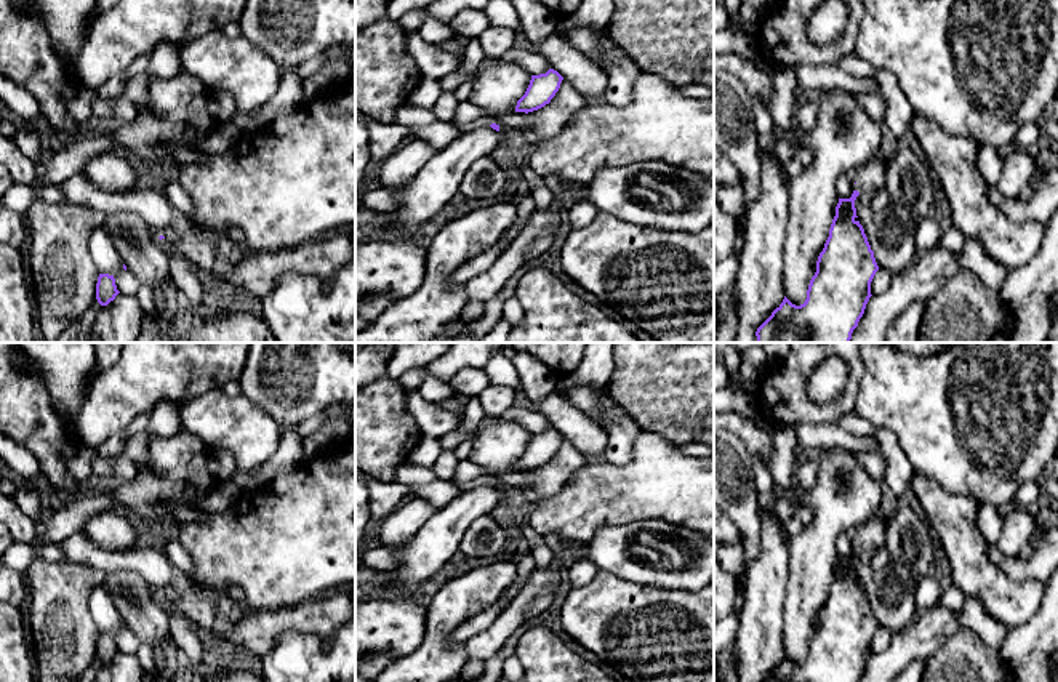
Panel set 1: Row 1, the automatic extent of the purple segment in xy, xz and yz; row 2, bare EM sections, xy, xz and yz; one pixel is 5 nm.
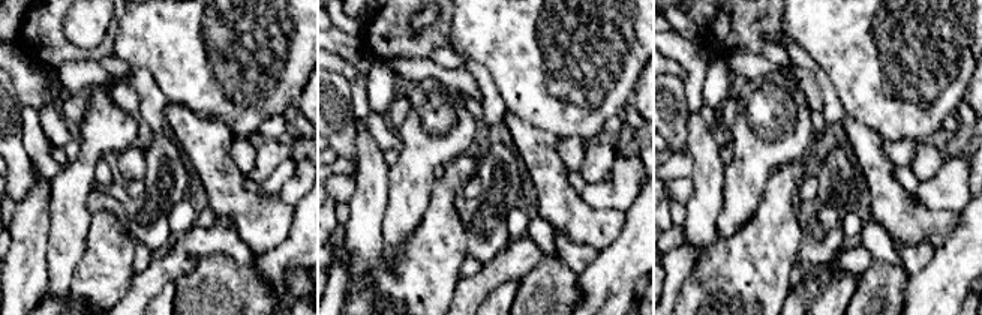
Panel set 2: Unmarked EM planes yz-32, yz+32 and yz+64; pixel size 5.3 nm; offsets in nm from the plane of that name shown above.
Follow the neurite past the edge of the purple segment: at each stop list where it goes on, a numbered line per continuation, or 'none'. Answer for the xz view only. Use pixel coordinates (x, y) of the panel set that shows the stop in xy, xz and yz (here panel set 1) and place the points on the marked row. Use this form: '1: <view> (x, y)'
1: xz (437, 181)

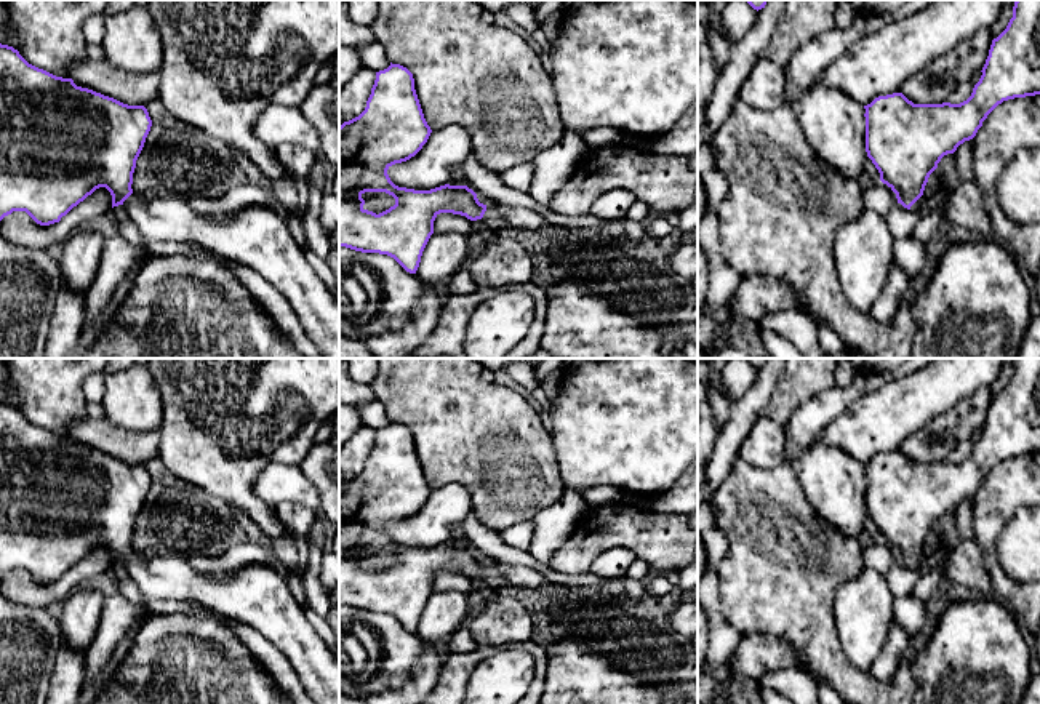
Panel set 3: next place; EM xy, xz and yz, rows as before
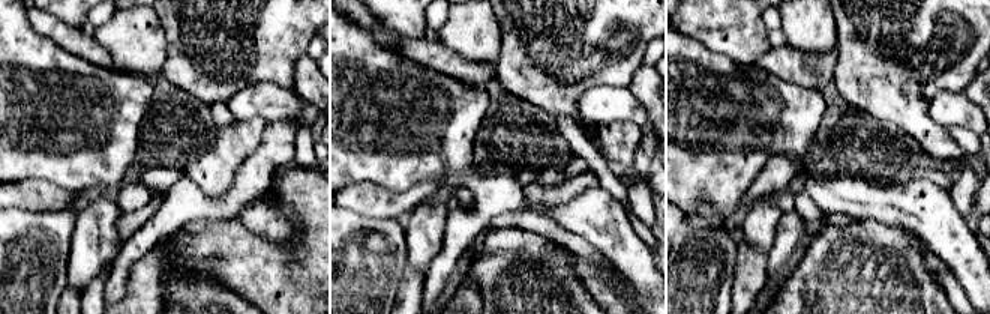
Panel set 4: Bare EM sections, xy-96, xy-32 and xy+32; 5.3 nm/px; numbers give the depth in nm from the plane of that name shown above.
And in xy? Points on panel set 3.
1: xy (258, 237)

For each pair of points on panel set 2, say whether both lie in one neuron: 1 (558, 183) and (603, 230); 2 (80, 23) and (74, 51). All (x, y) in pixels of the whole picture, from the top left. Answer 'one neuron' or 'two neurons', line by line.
1: one neuron
2: two neurons

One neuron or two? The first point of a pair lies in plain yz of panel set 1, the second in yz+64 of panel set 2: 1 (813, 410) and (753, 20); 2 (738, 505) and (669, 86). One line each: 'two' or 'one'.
1: one
2: one

